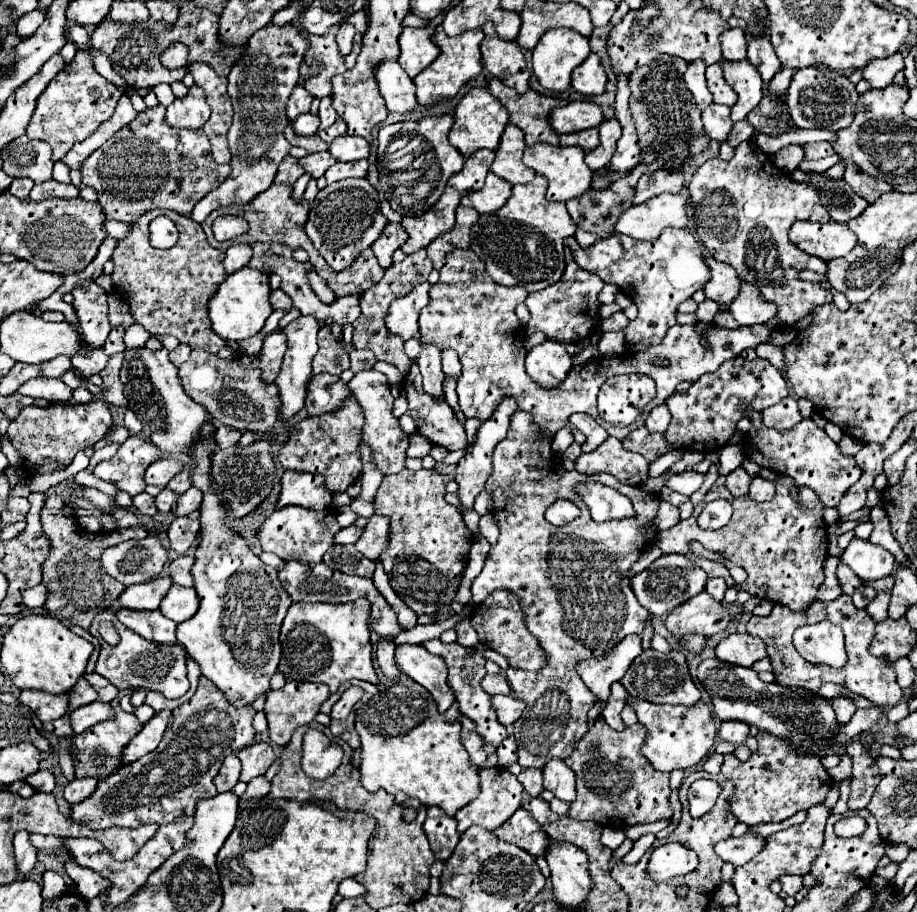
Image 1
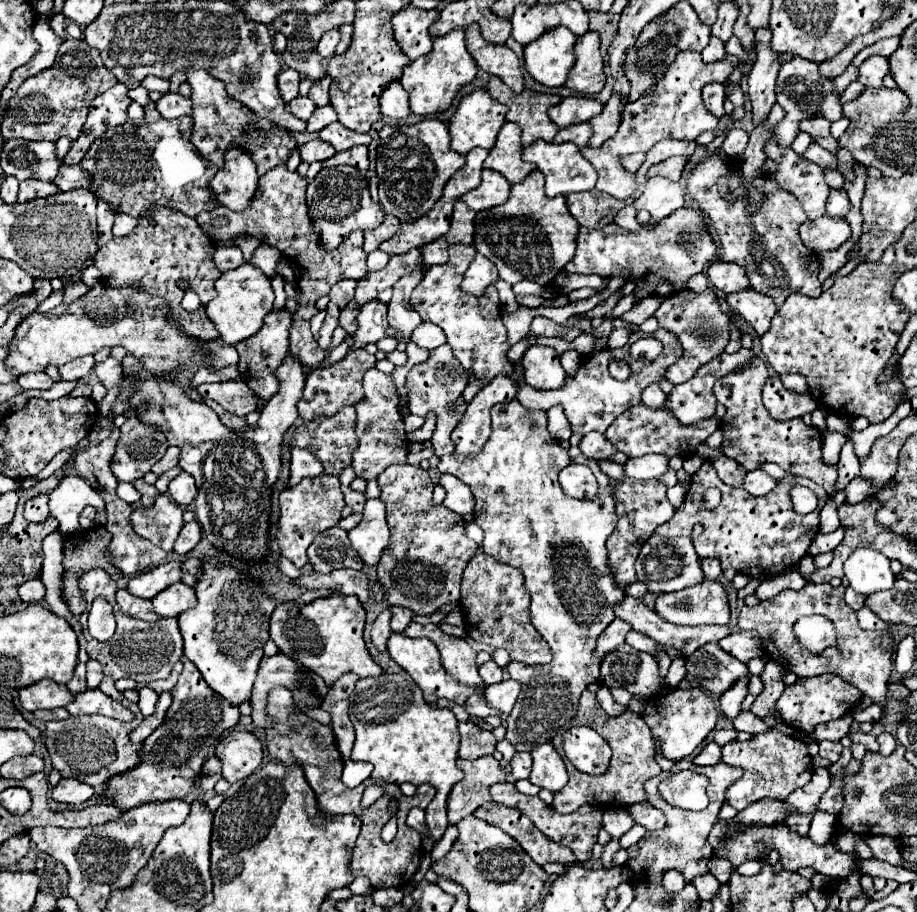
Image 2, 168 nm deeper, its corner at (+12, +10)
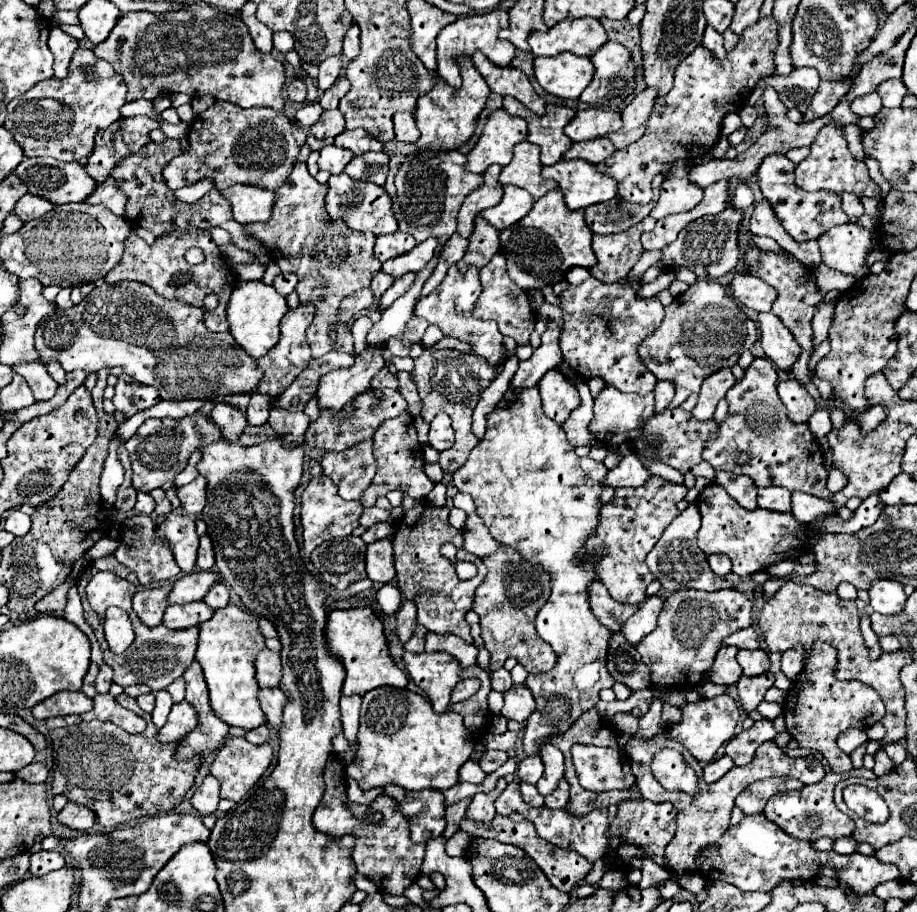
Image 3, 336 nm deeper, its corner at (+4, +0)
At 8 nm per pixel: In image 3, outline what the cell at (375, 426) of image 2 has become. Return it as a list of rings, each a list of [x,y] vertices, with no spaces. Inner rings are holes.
[[[402,414],[398,418],[386,420],[374,436],[374,458],[378,464],[378,472],[370,484],[370,488],[364,492],[360,502],[364,506],[374,506],[380,496],[386,496],[390,490],[402,490],[412,498],[426,498],[428,492],[434,488],[434,482],[424,474],[424,454],[422,446],[416,438],[414,420],[410,414]]]

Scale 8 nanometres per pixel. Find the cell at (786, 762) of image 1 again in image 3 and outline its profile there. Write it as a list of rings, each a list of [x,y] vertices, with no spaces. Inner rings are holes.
[[[772,778],[772,780],[760,780],[742,790],[742,794],[736,798],[736,806],[744,814],[760,814],[764,810],[764,804],[770,796],[786,790],[802,788],[800,780],[784,780],[784,778]]]

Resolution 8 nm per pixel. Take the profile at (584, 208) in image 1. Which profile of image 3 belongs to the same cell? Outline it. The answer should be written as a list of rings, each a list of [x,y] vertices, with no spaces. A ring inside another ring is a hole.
[[[658,174],[654,178],[654,198],[646,206],[624,202],[622,198],[614,198],[612,202],[602,202],[602,204],[596,204],[596,206],[588,206],[588,210],[586,210],[588,228],[594,234],[616,234],[616,232],[624,232],[624,230],[636,226],[654,208],[662,182],[664,182],[664,178]]]

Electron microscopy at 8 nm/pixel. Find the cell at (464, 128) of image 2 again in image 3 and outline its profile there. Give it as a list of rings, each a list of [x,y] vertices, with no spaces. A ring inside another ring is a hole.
[[[496,110],[486,122],[484,134],[480,136],[474,150],[468,154],[466,170],[474,174],[484,174],[490,164],[506,166],[514,156],[514,146],[524,142],[528,136],[528,126],[522,118],[510,116],[506,110]]]

